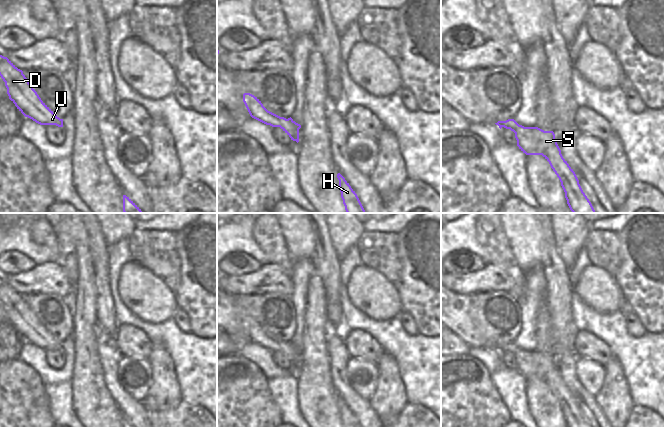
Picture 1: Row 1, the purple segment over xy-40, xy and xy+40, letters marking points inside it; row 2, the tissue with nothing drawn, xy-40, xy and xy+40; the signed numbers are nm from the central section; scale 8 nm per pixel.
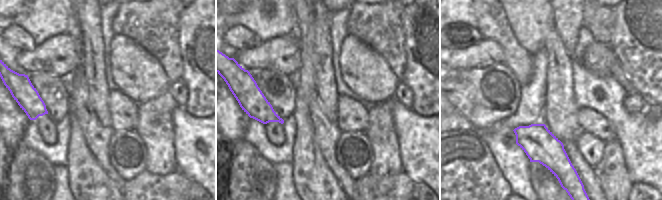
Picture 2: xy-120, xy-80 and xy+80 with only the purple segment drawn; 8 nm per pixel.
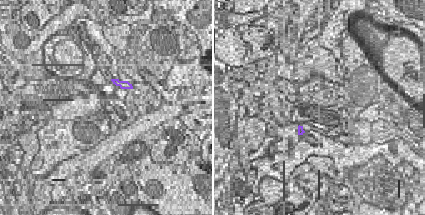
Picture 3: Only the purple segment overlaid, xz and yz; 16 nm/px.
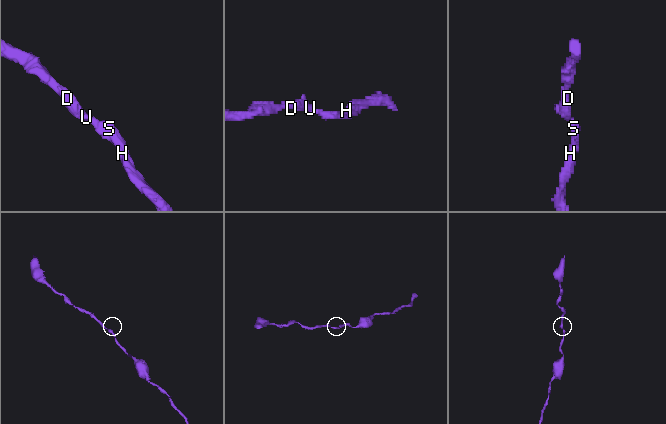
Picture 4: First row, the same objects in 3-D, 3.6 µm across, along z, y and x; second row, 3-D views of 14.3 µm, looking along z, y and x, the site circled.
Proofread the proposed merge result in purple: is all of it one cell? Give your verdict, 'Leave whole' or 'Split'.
Leave whole.

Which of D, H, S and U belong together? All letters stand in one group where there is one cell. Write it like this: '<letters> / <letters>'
D H S U

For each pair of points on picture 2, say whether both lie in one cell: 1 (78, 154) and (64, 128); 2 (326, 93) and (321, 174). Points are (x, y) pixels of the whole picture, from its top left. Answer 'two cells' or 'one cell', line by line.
1: two cells
2: two cells

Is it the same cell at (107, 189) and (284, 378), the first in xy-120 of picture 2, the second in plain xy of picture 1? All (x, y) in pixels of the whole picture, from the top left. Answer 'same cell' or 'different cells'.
different cells

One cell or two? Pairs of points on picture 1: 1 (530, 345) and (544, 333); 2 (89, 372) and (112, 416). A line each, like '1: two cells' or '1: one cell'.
1: two cells
2: one cell

